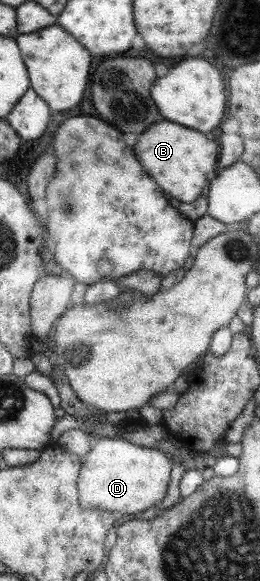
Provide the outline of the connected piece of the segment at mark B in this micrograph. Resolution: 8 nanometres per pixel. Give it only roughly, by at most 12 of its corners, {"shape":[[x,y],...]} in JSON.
{"shape":[[157,122],[137,160],[165,192],[193,202],[219,148],[195,129]]}

